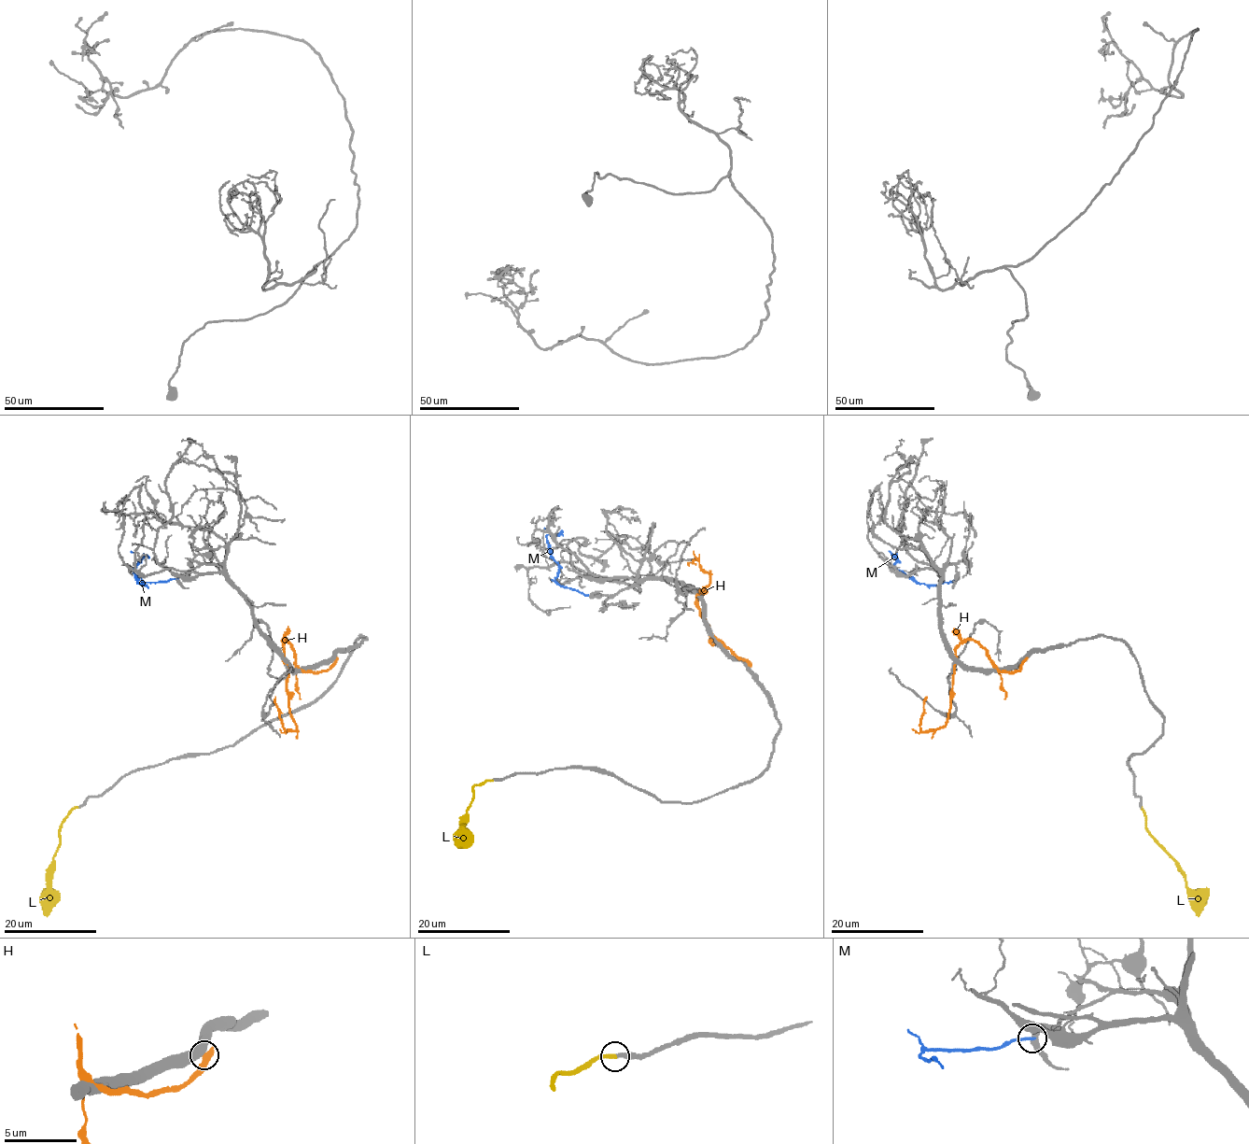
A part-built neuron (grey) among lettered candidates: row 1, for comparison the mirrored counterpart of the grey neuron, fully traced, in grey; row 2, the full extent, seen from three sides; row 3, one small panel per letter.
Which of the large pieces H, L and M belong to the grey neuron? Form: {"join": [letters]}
{"join": ["L"]}

